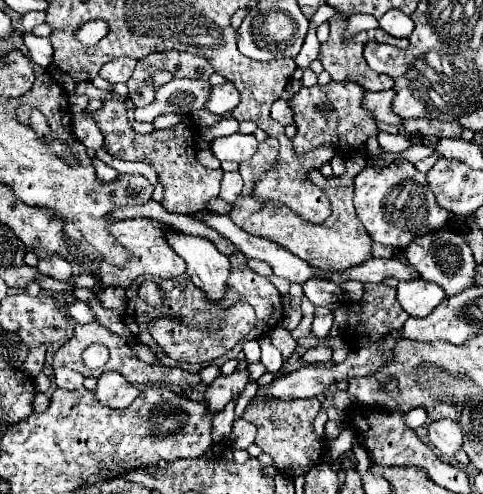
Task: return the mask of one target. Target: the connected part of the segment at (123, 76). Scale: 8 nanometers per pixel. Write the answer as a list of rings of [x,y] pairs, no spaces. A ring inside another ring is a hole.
[[[120,57],[120,59],[104,63],[104,67],[100,69],[100,77],[106,79],[108,83],[126,83],[130,79],[134,67],[136,67],[134,59]]]

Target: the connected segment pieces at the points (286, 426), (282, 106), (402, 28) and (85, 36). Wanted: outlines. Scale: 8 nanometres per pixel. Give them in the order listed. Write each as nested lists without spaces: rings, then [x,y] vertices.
[[[318,399],[264,401],[260,405],[258,403],[248,405],[244,411],[244,419],[256,425],[258,433],[254,443],[274,459],[278,471],[290,477],[298,477],[306,475],[322,459],[322,439],[312,429],[312,421],[318,411],[320,411]]]
[[[278,99],[278,101],[272,105],[272,113],[270,113],[270,117],[272,117],[274,121],[282,123],[284,127],[290,125],[290,123],[294,123],[294,119],[292,119],[292,109],[288,107],[288,103],[286,103],[284,99]]]
[[[396,9],[386,11],[378,19],[378,23],[380,23],[382,31],[386,31],[388,35],[394,35],[394,37],[408,37],[412,33],[412,29],[414,29],[414,21],[406,13],[396,11]]]
[[[96,19],[84,23],[76,29],[76,39],[88,47],[96,45],[100,39],[104,39],[104,35],[108,35],[108,25],[102,21],[96,21]]]

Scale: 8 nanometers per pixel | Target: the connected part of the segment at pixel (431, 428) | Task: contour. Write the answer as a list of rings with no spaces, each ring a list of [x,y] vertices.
[[[440,419],[428,425],[428,437],[442,457],[454,457],[462,449],[462,431],[456,421]]]

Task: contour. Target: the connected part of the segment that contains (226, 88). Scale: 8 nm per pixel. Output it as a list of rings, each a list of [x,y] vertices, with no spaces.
[[[224,83],[224,85],[216,85],[212,89],[212,95],[206,103],[206,109],[210,113],[218,113],[218,115],[224,115],[232,109],[236,109],[236,105],[240,103],[240,93],[236,91],[236,87],[232,87],[232,83]]]

